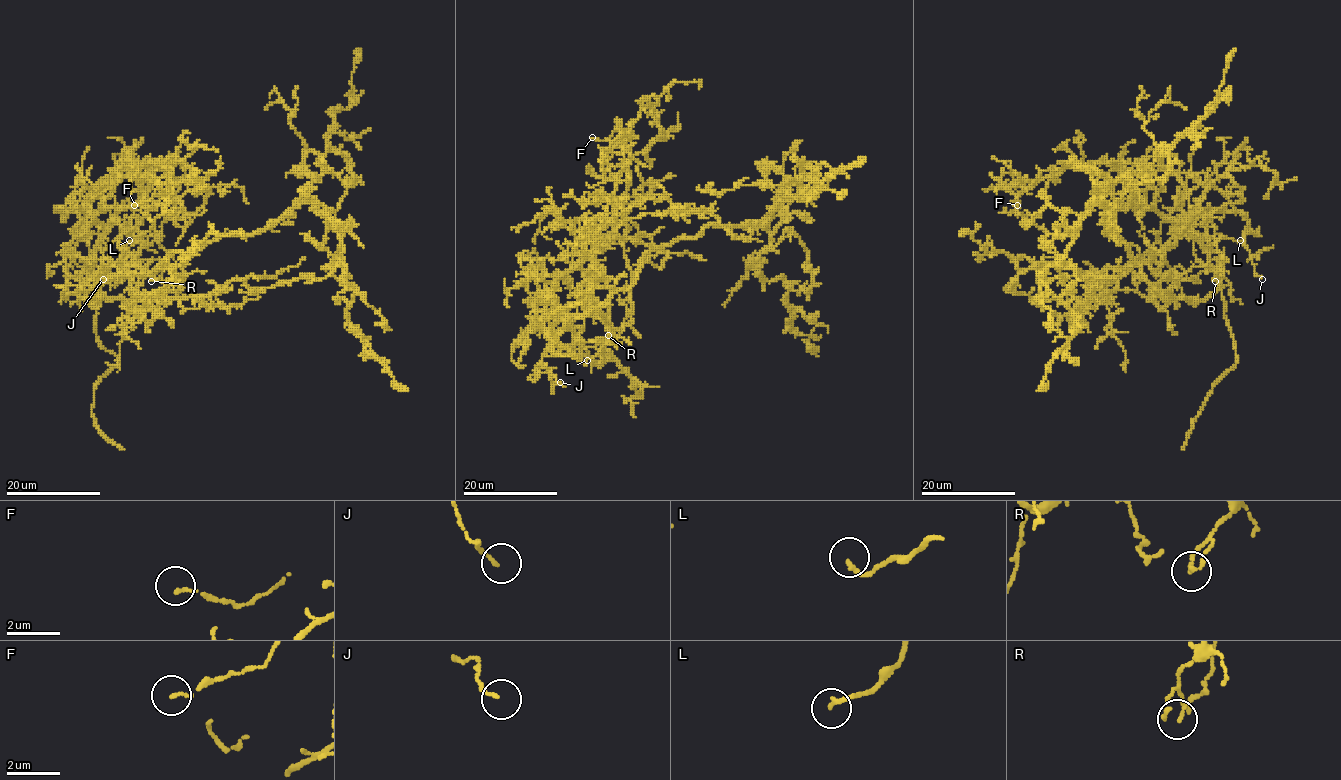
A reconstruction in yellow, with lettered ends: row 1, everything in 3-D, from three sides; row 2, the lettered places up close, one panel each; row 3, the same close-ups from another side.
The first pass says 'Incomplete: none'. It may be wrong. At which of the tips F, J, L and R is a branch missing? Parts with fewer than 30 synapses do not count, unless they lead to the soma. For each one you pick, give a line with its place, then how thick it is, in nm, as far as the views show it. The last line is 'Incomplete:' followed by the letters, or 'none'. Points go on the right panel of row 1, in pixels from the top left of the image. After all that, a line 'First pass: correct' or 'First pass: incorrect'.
Incomplete: none
First pass: correct

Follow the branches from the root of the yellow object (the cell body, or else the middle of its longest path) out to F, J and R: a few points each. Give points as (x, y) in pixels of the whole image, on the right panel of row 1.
F: (1174, 299), (1216, 288), (1210, 254), (1134, 206), (1112, 162), (1017, 194), (1005, 184), (1017, 205)
J: (1174, 299), (1204, 300), (1216, 288), (1209, 251), (1182, 221), (1207, 180), (1244, 217), (1243, 240), (1262, 279)
R: (1174, 299), (1204, 300), (1217, 282), (1183, 221), (1148, 265), (1176, 277), (1223, 259), (1215, 281)

